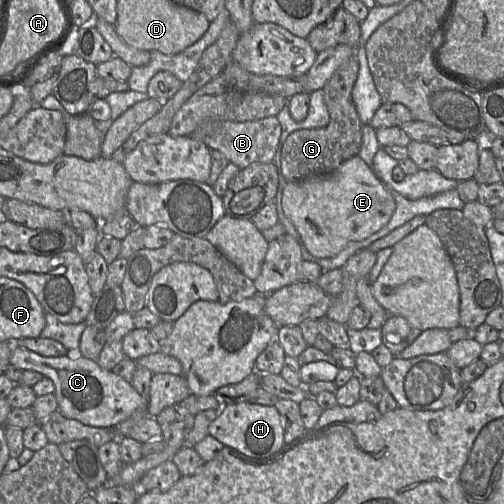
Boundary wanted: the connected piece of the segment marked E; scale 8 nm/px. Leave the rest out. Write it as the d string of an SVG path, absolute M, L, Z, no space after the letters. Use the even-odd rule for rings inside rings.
M359 155L329 174L287 183L282 196L284 215L294 225L309 253L317 258L334 257L349 244L370 237L389 222L395 208L387 186Z

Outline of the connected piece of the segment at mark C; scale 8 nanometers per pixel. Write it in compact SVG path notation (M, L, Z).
M12 345L10 364L22 370L35 370L51 379L55 386L55 396L58 402L58 410L67 418L94 427L116 427L138 409L146 406L146 400L134 389L132 384L122 377L99 366L97 361L85 357L70 358L68 354L57 357L45 357L27 348Z

